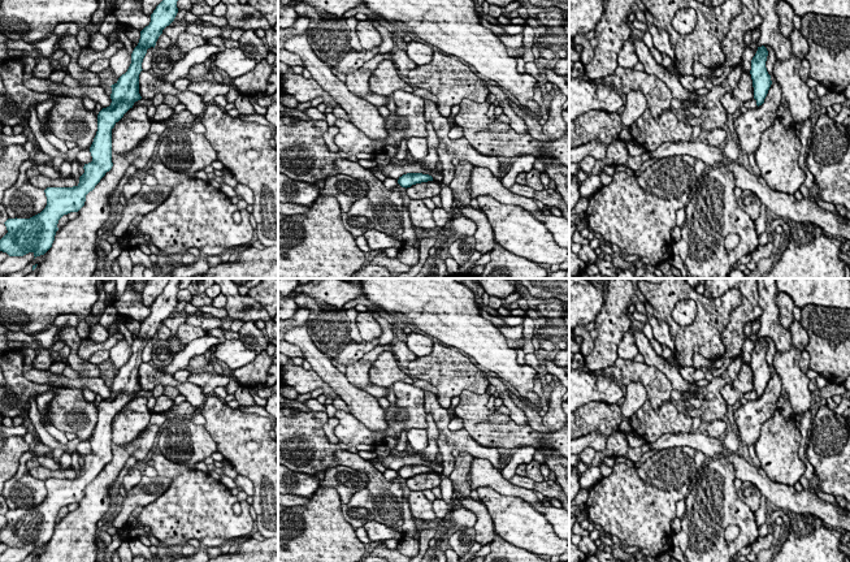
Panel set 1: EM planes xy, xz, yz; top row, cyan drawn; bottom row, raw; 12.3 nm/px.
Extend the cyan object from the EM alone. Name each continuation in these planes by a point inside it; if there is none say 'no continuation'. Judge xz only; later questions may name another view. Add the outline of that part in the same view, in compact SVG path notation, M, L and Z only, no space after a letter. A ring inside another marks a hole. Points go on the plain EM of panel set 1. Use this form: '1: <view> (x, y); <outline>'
no continuation

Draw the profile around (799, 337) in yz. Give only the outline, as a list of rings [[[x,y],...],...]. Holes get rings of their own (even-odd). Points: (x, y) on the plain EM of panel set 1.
[[[794,320],[789,330],[792,333],[792,343],[794,345],[794,347],[797,347],[799,351],[803,351],[808,345],[808,333],[806,332],[801,321]]]

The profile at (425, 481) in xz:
[[[435,471],[412,476],[406,480],[406,485],[411,490],[430,490],[441,484],[441,475]]]

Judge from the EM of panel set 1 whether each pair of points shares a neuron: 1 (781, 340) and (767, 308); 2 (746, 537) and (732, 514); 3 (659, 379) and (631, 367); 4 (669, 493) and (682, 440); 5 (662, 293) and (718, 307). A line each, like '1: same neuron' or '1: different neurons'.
1: same neuron
2: same neuron
3: same neuron
4: different neurons
5: same neuron

